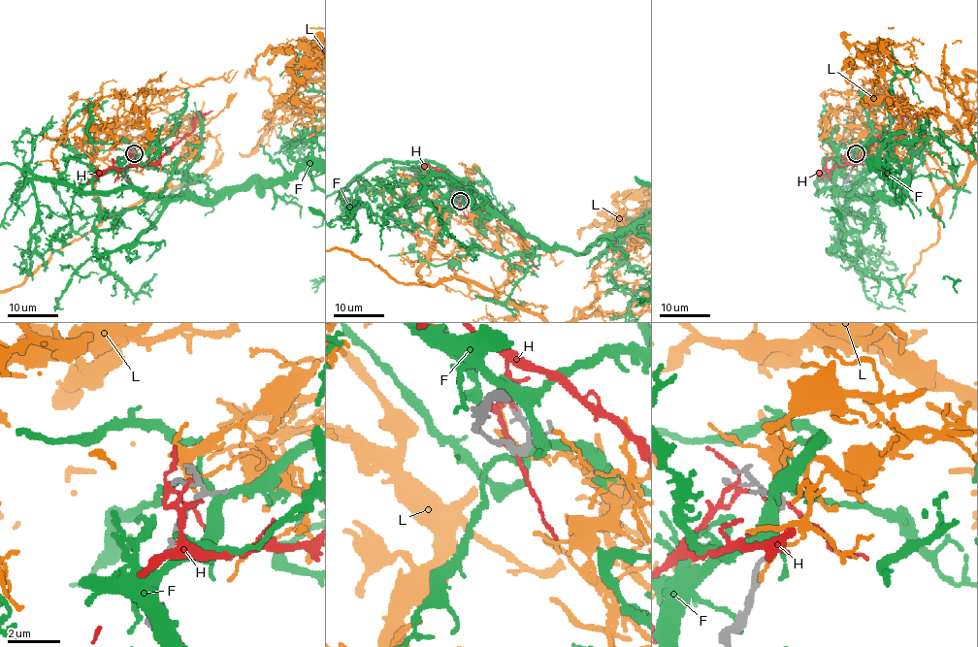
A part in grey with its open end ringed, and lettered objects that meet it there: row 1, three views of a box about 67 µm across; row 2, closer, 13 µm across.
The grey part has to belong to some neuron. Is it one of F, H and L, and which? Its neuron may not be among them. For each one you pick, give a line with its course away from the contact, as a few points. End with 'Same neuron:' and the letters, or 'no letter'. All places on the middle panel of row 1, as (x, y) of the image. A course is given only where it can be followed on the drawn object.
Same neuron: L

